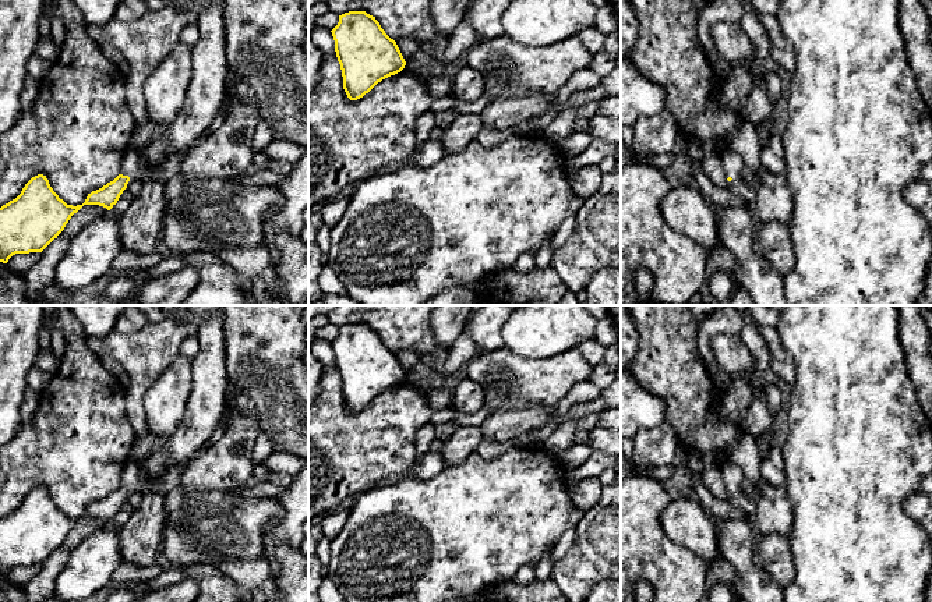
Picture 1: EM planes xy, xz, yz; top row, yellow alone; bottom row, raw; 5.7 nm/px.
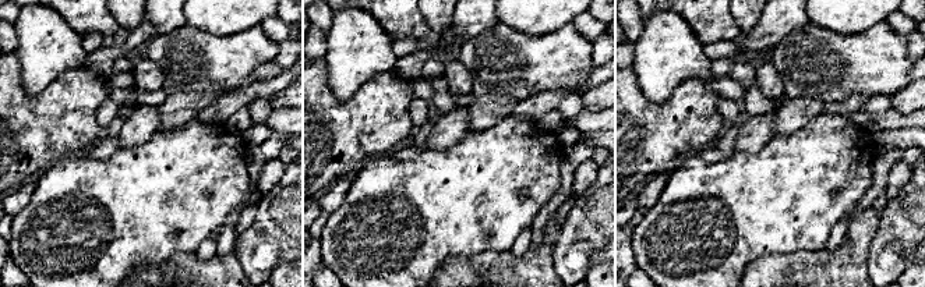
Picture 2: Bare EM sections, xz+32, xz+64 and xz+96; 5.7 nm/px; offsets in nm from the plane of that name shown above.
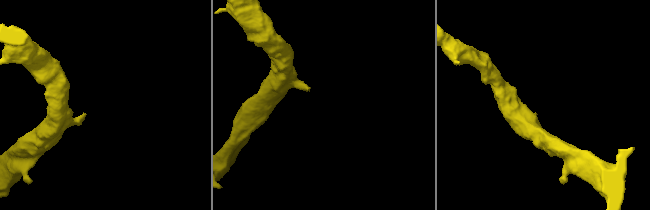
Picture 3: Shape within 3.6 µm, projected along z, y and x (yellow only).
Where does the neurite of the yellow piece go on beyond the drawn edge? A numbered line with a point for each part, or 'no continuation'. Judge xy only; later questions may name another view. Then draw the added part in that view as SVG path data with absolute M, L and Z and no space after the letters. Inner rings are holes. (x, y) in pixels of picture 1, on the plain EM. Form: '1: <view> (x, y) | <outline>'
1: xy (131, 478) | M127 461L121 471L120 486L128 488L131 492L146 492L151 485L141 475L141 464Z

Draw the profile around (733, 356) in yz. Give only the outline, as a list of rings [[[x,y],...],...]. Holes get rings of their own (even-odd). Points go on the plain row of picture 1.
[[[717,333],[710,340],[710,348],[730,379],[719,403],[717,417],[742,426],[753,401],[753,387],[746,380],[749,373],[756,372],[753,355],[739,334]]]

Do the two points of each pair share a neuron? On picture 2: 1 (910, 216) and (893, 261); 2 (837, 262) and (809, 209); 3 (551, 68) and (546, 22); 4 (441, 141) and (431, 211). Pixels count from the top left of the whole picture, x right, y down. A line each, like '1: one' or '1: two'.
1: one
2: two
3: two
4: two

